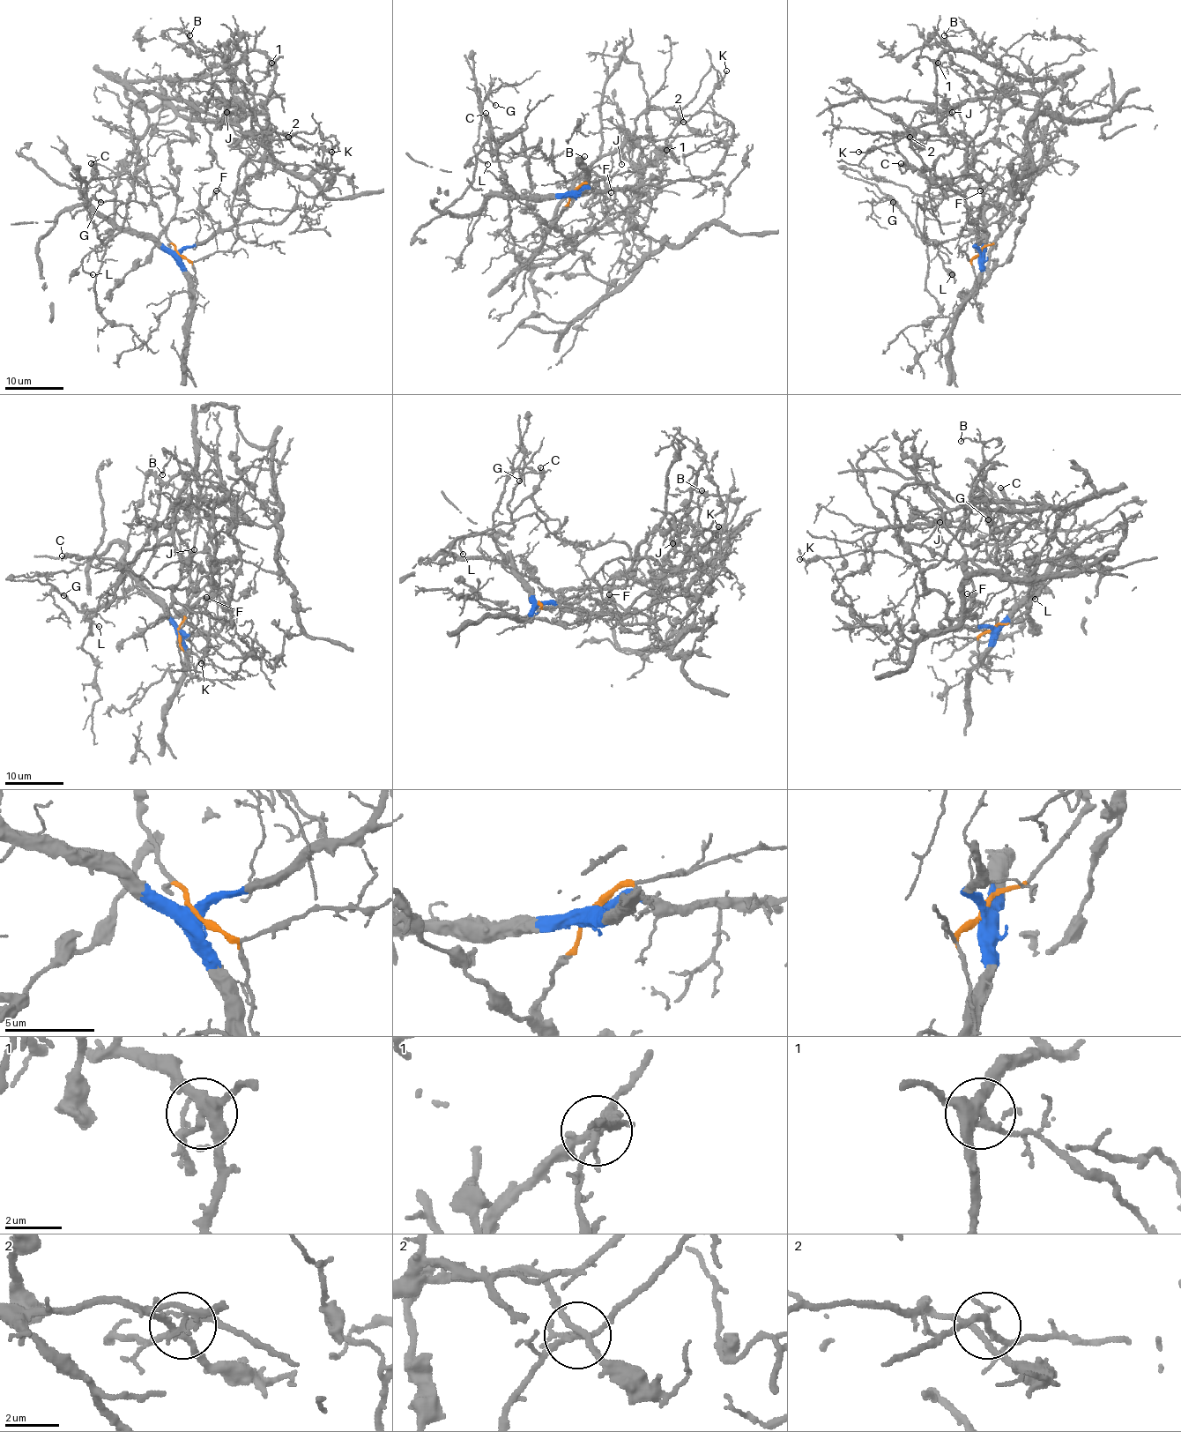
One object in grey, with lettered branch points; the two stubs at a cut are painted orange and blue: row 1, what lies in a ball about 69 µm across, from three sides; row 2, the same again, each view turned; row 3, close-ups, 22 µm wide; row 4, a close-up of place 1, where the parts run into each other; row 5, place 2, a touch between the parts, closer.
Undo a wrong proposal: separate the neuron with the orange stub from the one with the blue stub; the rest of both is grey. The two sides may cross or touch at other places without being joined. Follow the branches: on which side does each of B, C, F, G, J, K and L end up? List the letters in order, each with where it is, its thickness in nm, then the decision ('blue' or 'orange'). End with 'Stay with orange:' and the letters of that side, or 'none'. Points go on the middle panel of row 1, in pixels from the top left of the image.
B: at (584, 156); 160 nm thick; orange
C: at (486, 113); 320 nm thick; orange
F: at (611, 192); 110 nm thick; blue
G: at (495, 105); 120 nm thick; blue
J: at (621, 164); 80 nm thick; orange
K: at (726, 70); 140 nm thick; blue
L: at (487, 164); 170 nm thick; blue
Stay with orange: B, C, J

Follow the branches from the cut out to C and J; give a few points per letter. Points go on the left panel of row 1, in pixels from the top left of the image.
C: (178, 252), (140, 154), (149, 93), (129, 110), (137, 183), (127, 174), (93, 176), (91, 163)
J: (178, 252), (144, 172), (146, 108), (134, 84), (219, 75), (261, 51), (274, 64), (274, 93), (226, 112)

